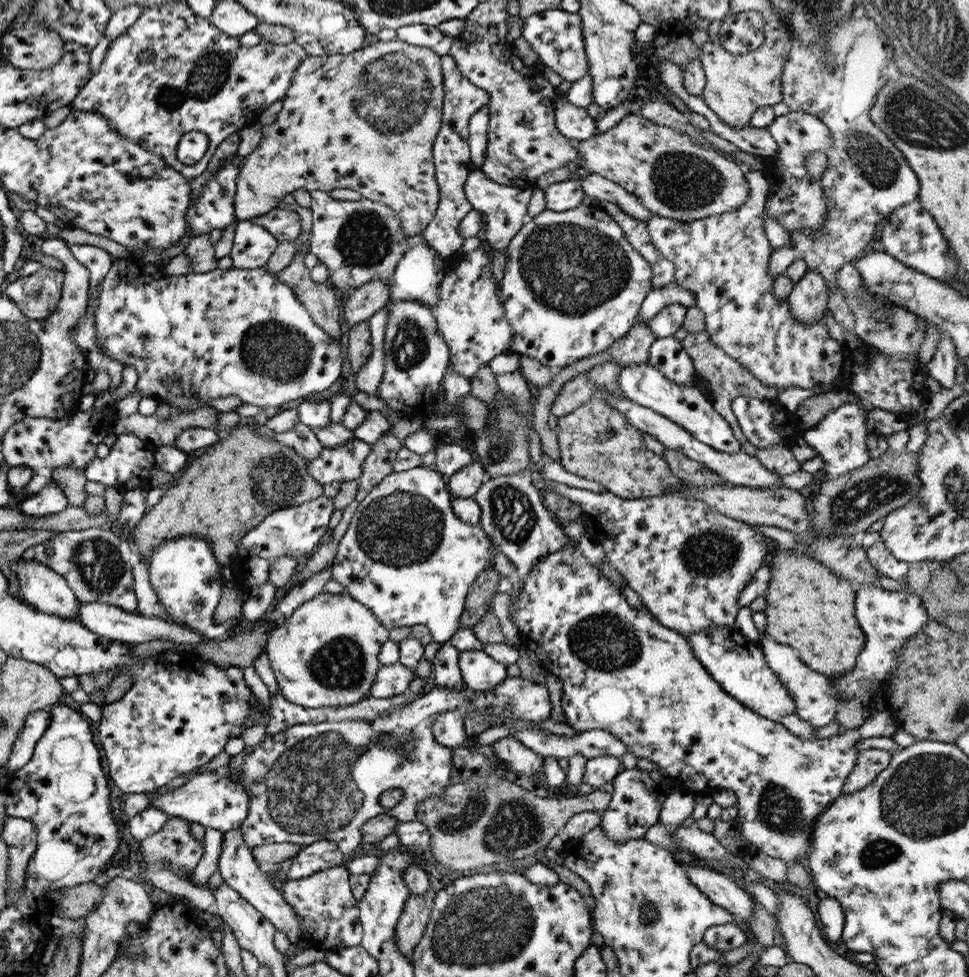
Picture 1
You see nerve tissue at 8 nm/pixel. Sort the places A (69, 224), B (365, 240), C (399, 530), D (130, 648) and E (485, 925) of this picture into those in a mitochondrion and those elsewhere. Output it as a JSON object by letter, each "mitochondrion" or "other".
{"A":"other","B":"mitochondrion","C":"mitochondrion","D":"other","E":"mitochondrion"}

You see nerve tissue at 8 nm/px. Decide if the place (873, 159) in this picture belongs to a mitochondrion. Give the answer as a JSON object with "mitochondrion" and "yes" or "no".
{"mitochondrion":"yes"}

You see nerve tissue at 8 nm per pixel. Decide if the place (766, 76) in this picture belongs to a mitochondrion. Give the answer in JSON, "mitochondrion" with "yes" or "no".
{"mitochondrion":"no"}

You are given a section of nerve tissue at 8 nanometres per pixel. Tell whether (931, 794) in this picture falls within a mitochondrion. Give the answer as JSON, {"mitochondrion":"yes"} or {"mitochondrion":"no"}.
{"mitochondrion":"yes"}

